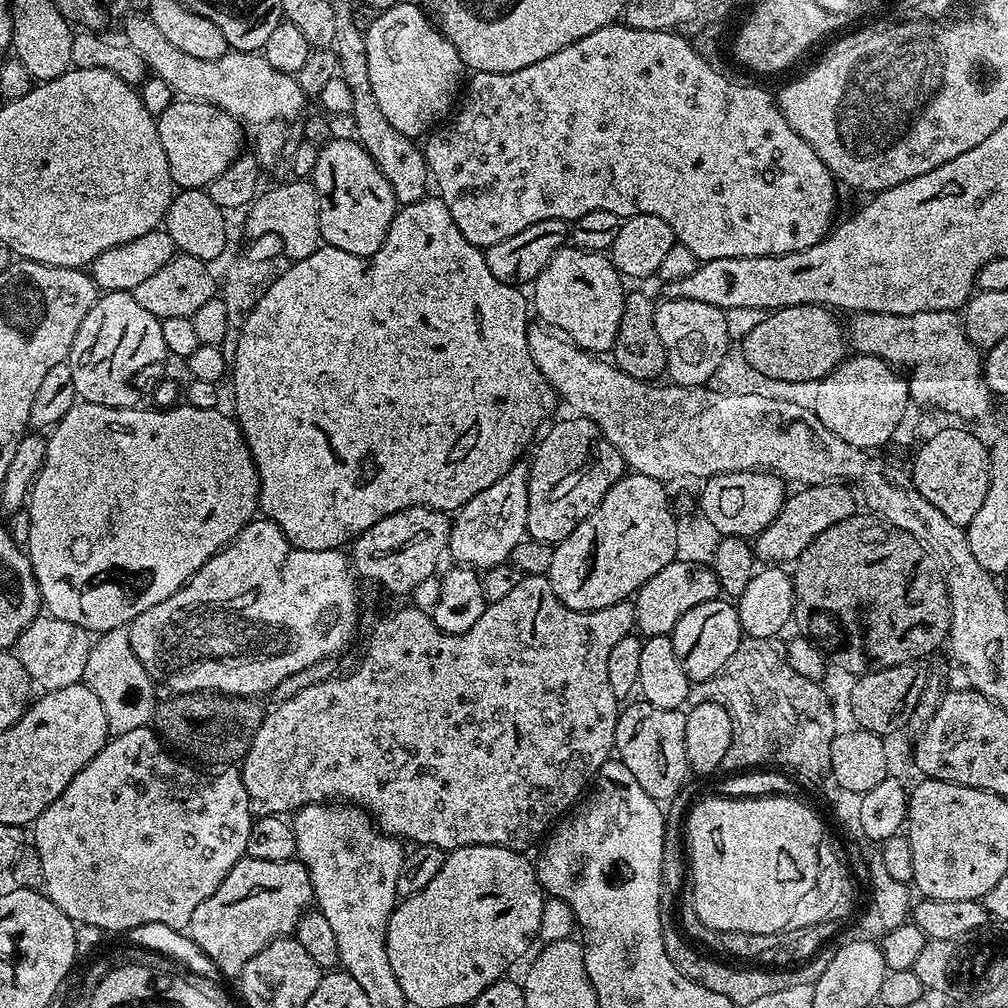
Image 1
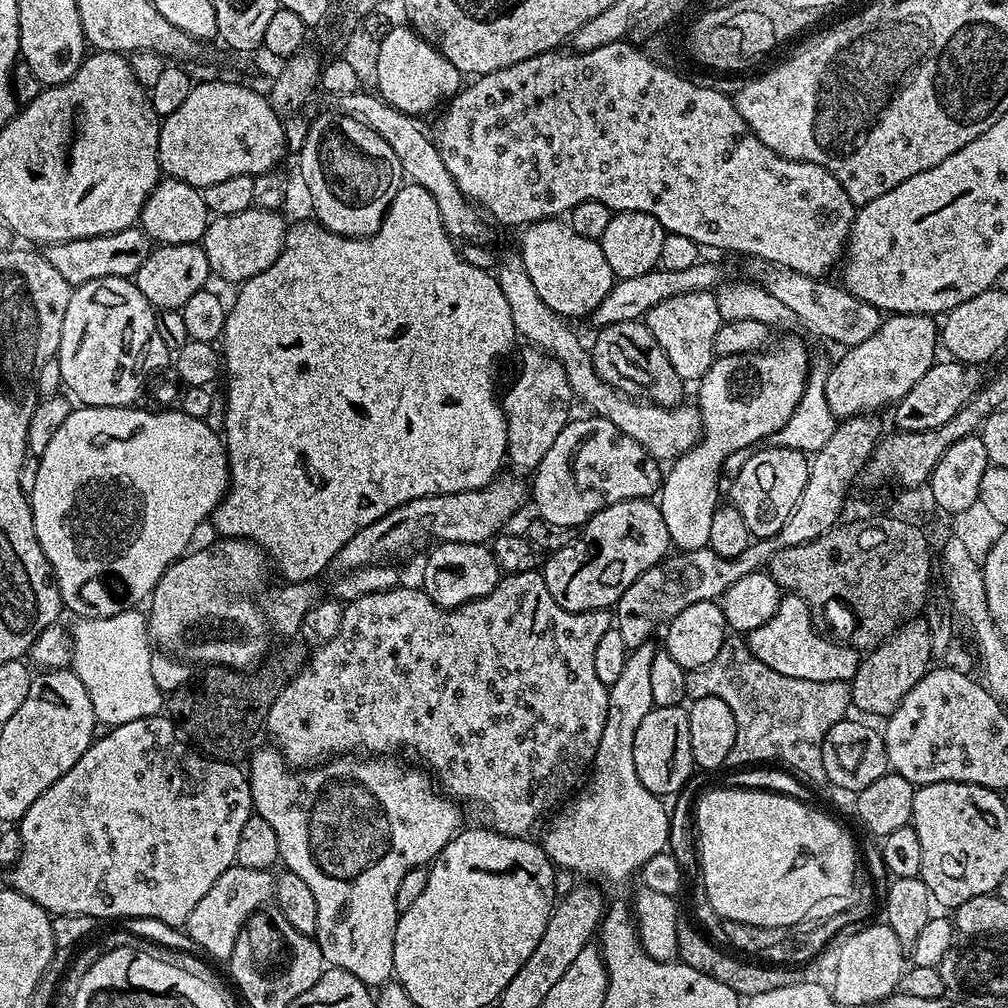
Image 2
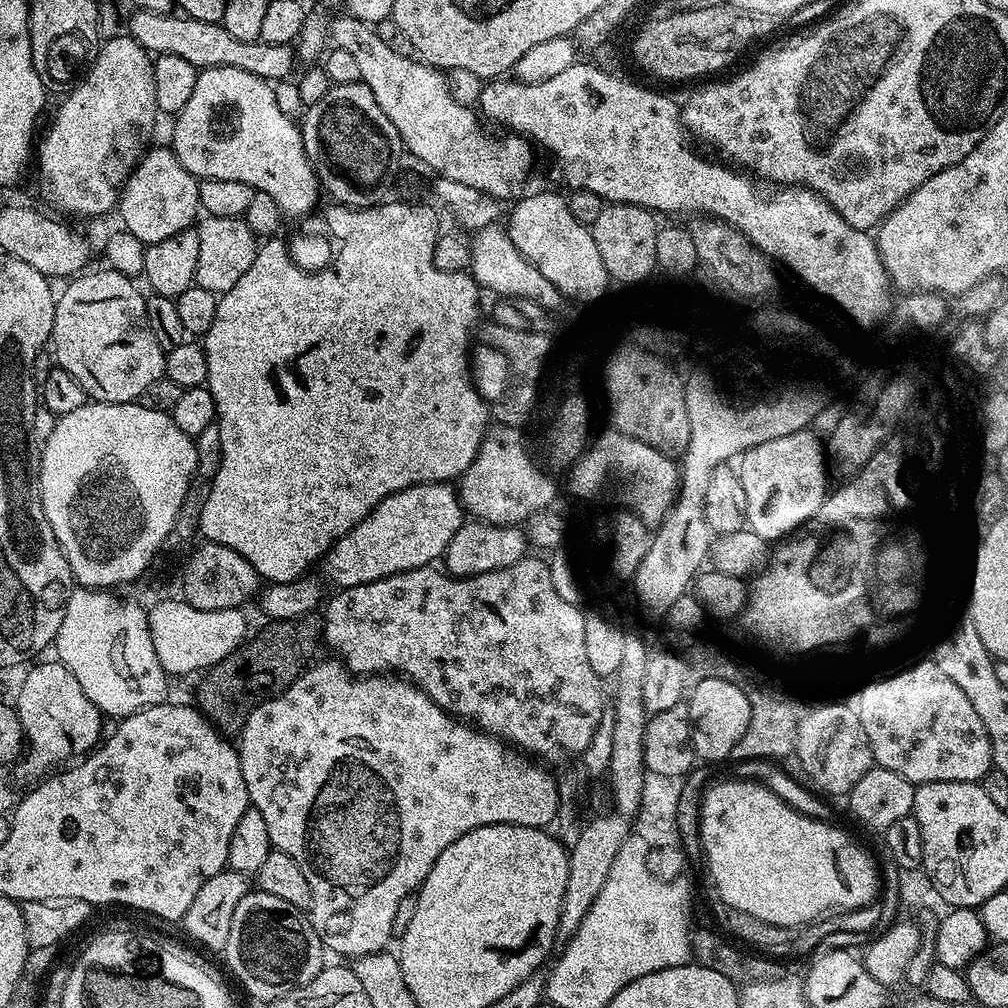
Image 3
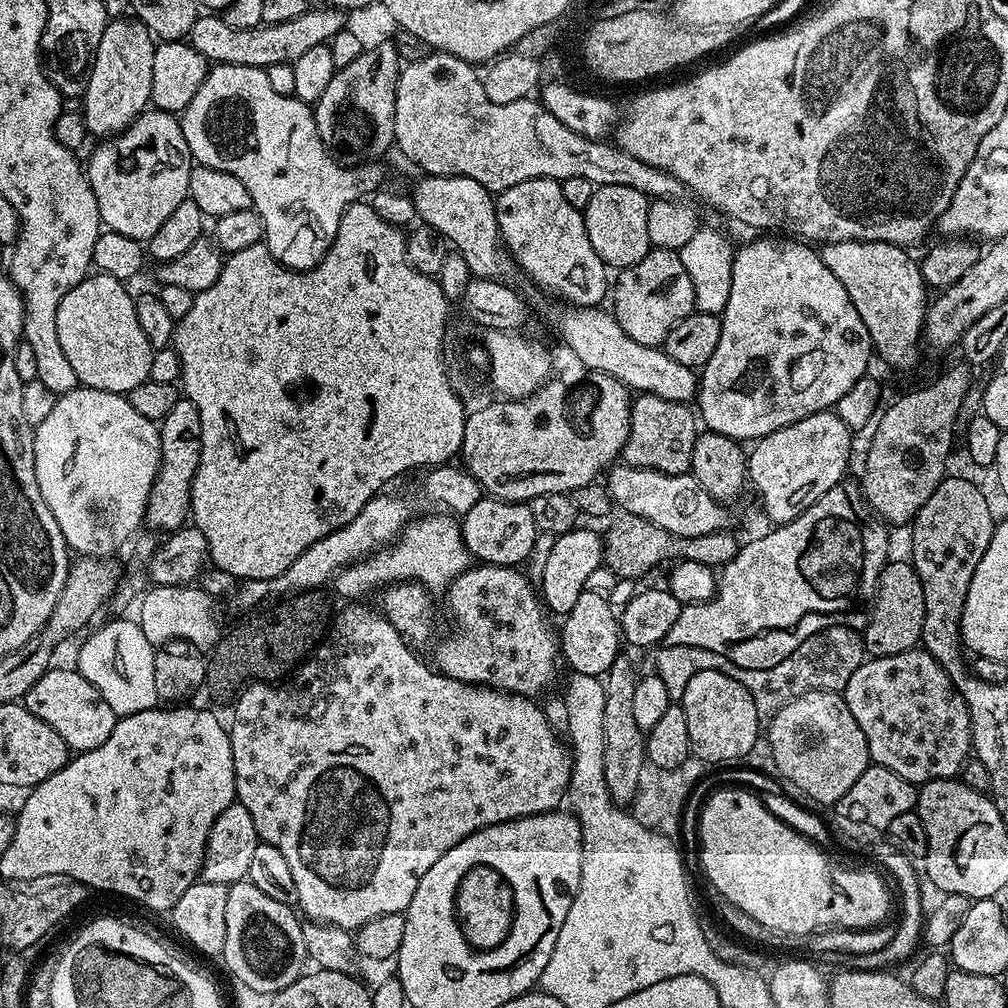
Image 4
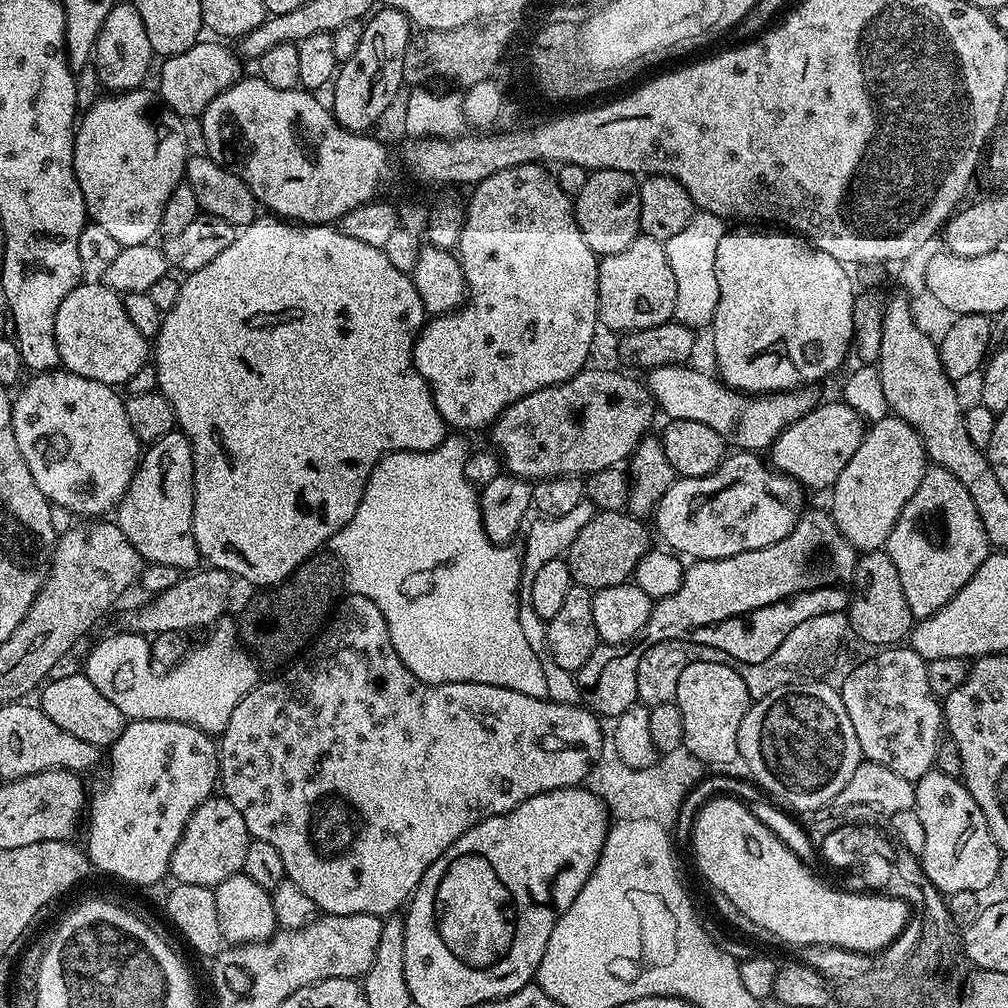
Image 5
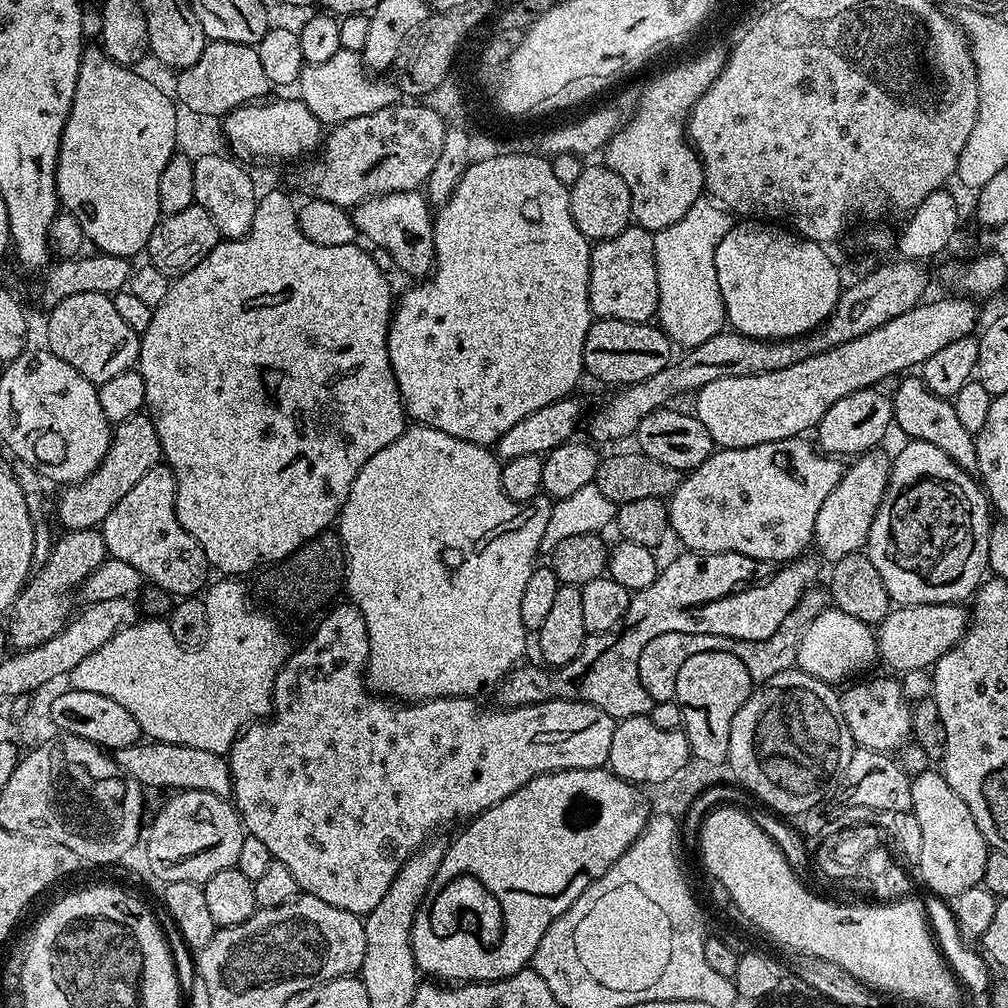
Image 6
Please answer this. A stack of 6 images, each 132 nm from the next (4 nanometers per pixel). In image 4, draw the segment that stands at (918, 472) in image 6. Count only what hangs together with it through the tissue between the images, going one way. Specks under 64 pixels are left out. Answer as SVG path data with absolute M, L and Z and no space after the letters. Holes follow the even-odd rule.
M952 474L945 475L944 479L937 486L930 498L926 499L924 505L917 510L916 515L912 517L911 529L913 534L913 552L911 556L911 565L916 569L918 578L922 582L922 590L924 591L924 601L926 602L926 618L924 619L924 634L922 637L923 647L928 651L931 656L936 658L942 667L946 669L949 676L953 678L959 678L964 672L964 664L960 661L960 656L956 653L956 644L958 648L958 613L964 608L966 602L966 594L968 593L968 587L970 582L974 578L974 570L978 570L978 562L982 562L982 554L986 554L986 546L990 546L990 538L992 537L992 530L994 527L994 519L992 520L992 508L988 505L988 500L971 484L968 480L963 480L960 476L952 476Z

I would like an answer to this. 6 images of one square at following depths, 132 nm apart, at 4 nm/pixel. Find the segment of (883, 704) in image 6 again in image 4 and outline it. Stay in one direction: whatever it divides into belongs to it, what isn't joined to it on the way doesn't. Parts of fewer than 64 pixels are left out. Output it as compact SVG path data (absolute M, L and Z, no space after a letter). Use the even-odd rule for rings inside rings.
M927 650L865 659L842 691L866 738L871 763L886 766L914 785L946 780L963 769L972 752L972 720L953 677Z

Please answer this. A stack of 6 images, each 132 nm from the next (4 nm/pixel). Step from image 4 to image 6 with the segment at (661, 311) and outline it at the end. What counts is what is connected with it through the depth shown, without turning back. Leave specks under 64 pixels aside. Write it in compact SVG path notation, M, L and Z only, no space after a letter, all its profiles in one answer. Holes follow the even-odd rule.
M630 226L609 240L601 240L591 249L588 301L592 315L606 320L635 324L649 323L658 313L658 270L654 258L653 233Z

